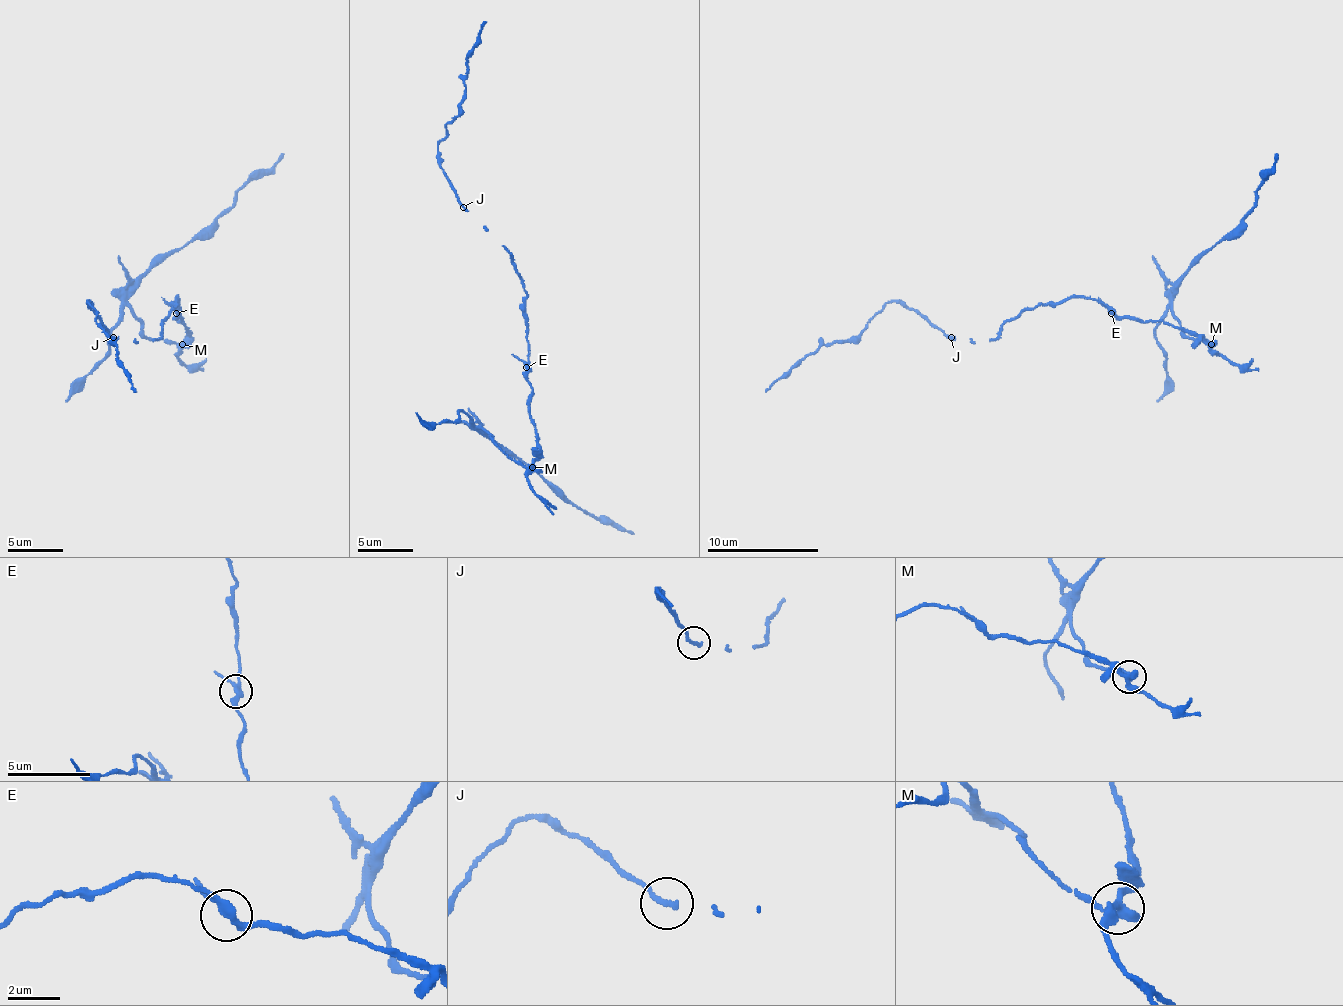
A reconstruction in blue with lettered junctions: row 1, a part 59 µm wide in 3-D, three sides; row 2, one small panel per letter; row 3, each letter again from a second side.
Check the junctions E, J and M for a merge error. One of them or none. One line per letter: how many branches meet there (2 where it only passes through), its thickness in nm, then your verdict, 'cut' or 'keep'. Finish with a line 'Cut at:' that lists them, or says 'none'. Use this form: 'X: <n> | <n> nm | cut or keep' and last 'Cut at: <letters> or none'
E: 3 | 280 nm | keep
J: 1 | 220 nm | keep
M: 3 | 300 nm | cut
Cut at: M

